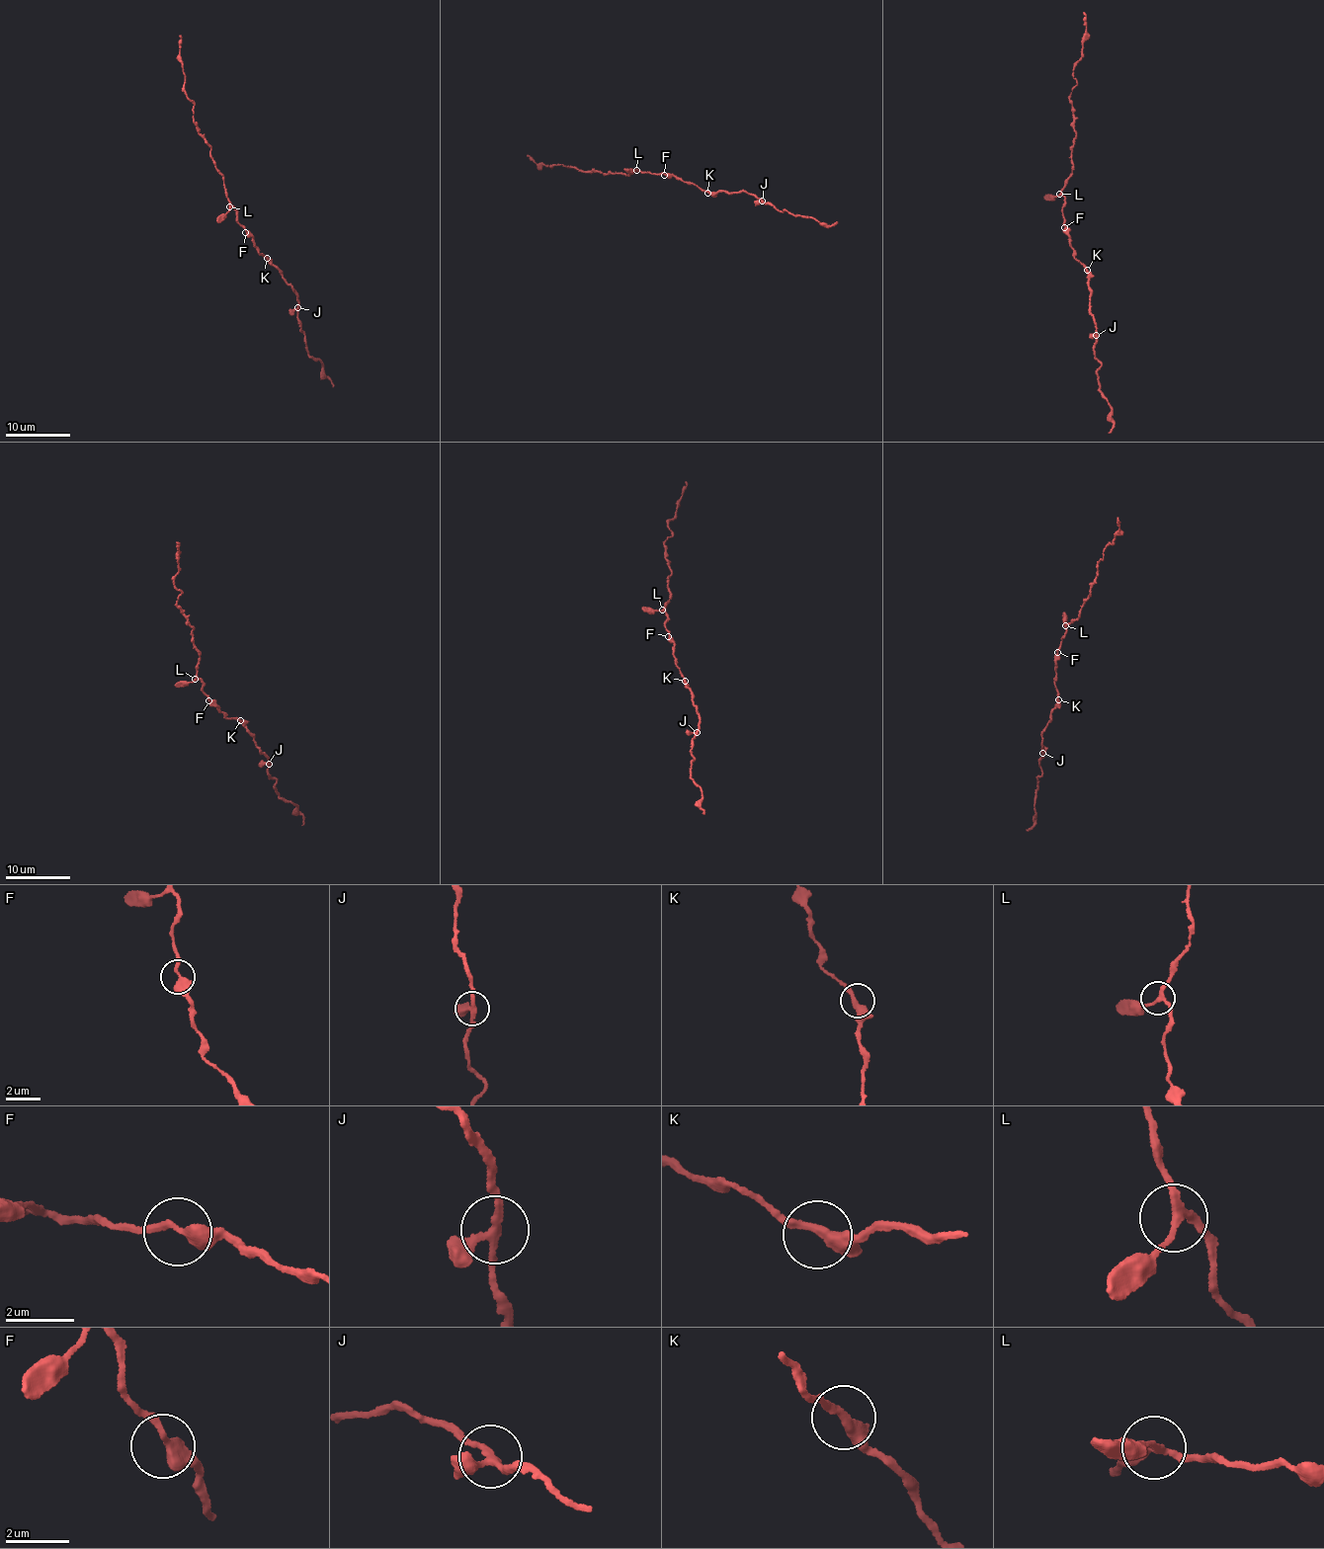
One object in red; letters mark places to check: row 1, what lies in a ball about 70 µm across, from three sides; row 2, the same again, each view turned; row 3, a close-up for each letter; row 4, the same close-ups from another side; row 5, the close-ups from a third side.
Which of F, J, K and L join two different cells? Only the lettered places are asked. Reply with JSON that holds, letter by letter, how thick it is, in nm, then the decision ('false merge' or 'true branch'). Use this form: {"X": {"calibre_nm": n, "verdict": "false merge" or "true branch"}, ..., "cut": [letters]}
{"F": {"calibre_nm": 360, "verdict": "true branch"}, "J": {"calibre_nm": 200, "verdict": "true branch"}, "K": {"calibre_nm": 280, "verdict": "true branch"}, "L": {"calibre_nm": 180, "verdict": "true branch"}, "cut": []}

